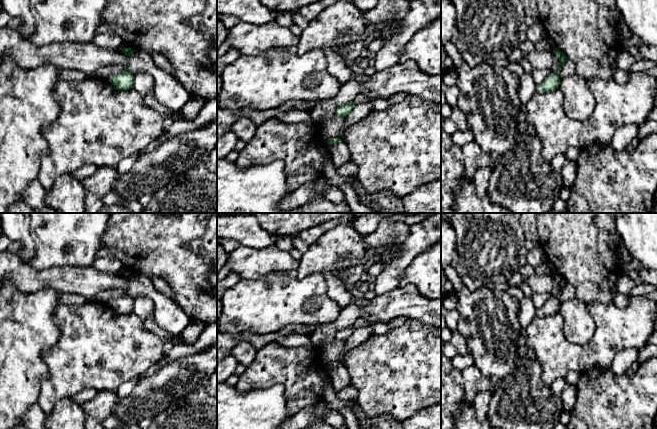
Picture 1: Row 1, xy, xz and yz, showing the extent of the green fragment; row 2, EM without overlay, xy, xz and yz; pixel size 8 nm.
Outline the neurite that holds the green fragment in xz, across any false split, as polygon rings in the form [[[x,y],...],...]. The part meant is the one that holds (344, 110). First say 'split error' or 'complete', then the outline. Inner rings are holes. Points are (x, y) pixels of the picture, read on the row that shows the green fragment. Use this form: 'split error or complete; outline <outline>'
complete; outline [[[354,101],[347,102],[337,108],[334,116],[347,117],[351,113],[354,106]]]

